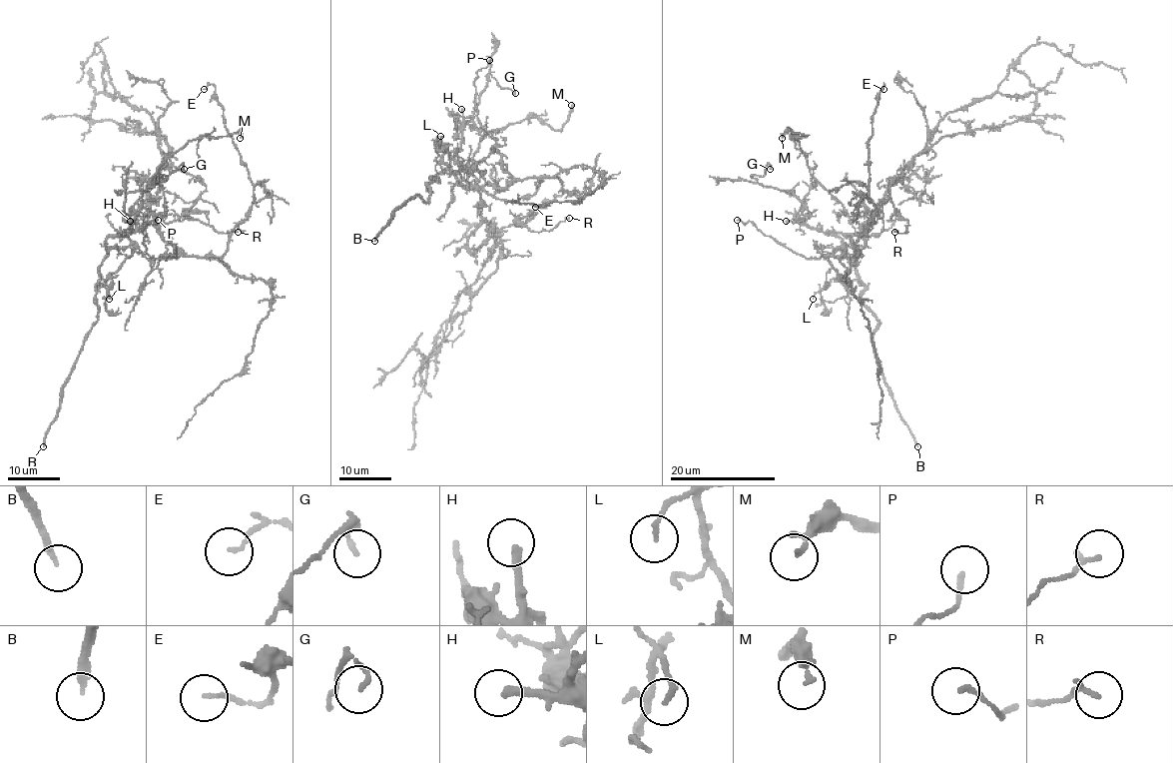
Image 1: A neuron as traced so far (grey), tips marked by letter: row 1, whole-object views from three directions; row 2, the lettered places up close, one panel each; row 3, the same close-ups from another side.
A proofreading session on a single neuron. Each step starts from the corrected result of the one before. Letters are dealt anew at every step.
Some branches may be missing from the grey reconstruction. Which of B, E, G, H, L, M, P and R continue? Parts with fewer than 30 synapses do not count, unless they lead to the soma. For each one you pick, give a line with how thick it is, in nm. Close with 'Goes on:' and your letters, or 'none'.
B: 180 nm
H: 260 nm
Goes on: B, H

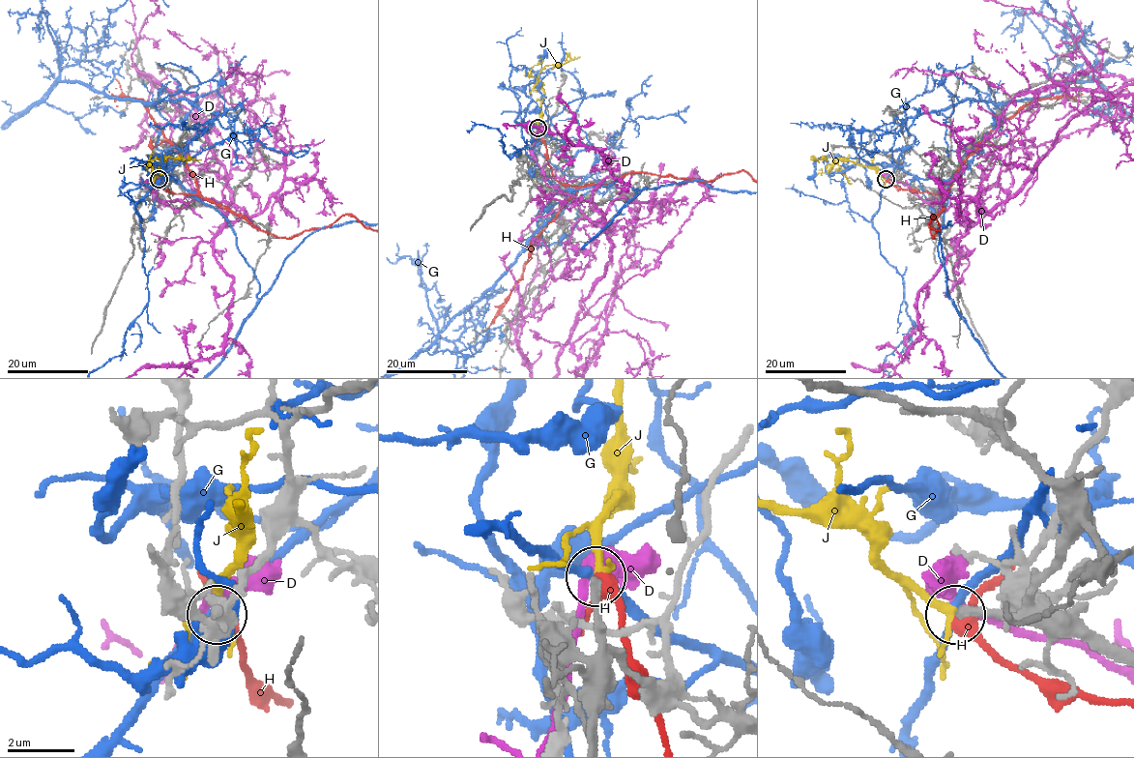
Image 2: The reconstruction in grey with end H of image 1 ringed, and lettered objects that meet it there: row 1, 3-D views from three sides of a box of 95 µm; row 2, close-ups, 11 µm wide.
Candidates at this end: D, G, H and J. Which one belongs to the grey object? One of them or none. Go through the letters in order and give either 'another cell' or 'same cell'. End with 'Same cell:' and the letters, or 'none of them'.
D: another cell
G: another cell
H: another cell
J: same cell
Same cell: J

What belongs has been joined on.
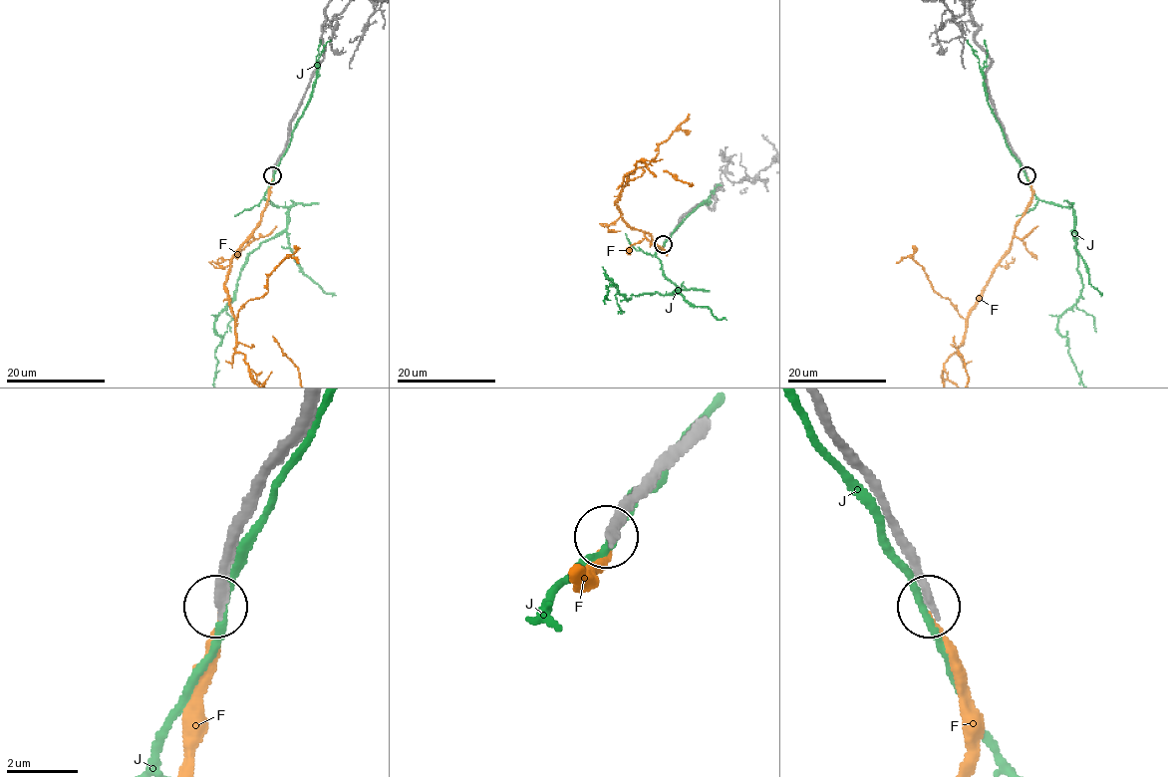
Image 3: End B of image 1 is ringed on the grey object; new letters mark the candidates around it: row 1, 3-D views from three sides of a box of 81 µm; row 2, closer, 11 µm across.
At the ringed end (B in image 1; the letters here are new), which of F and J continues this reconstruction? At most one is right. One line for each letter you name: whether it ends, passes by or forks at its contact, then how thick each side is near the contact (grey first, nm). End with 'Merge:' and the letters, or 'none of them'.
Merge: none of them

